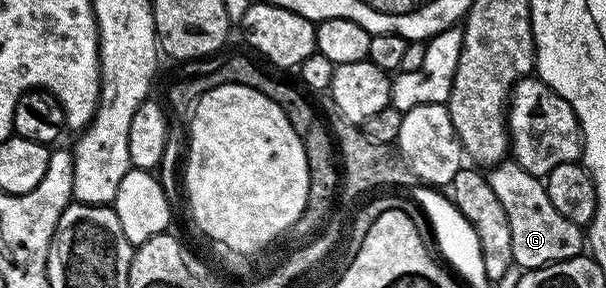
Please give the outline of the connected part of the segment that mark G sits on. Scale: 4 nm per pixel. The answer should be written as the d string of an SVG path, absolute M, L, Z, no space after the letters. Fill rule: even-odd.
M512 160L497 163L488 171L487 177L499 204L503 204L503 212L507 212L513 264L521 266L523 271L538 270L547 264L582 257L587 246L582 227L571 224L567 216L555 209L542 179Z

